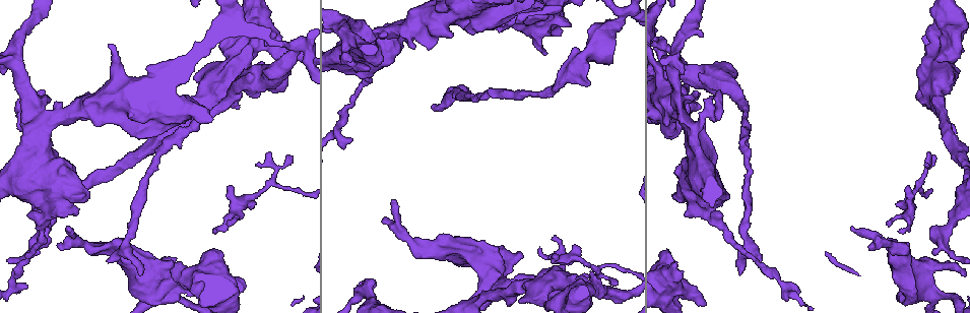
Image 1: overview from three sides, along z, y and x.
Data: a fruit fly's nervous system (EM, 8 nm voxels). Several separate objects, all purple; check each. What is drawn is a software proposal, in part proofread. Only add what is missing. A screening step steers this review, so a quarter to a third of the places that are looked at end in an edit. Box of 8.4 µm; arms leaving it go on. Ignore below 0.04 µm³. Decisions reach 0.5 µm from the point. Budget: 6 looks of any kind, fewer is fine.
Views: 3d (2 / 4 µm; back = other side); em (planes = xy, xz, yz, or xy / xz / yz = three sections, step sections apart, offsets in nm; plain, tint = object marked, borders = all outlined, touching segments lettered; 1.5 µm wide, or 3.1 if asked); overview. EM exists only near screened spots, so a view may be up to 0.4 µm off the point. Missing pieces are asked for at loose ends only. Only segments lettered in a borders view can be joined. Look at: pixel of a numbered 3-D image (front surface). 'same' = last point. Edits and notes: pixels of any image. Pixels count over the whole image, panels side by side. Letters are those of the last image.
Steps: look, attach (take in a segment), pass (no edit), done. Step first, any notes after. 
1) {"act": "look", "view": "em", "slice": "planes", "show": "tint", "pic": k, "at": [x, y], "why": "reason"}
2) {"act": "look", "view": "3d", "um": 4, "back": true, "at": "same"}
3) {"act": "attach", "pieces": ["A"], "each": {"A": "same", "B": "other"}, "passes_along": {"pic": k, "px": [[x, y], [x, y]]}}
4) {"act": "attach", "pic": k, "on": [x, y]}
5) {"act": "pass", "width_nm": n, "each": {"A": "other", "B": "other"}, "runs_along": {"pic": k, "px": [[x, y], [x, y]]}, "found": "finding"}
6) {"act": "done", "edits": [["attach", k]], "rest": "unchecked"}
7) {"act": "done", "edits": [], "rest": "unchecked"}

{"act": "look", "view": "em", "slice": "planes", "show": "borders", "pic": 1, "at": [170, 269], "why": "free end"}

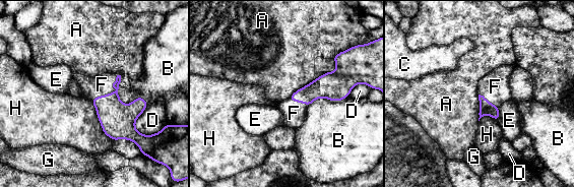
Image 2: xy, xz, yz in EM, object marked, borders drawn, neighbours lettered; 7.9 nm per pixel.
{"act": "attach", "pieces": ["F"], "each": {"A": "other", "B": "other", "C": "other", "D": "other", "E": "other", "F": "same", "G": "other", "H": "other"}, "passes_along": {"pic": 2, "px": [[117, 120], [111, 94], [102, 84]]}, "found": "the neuron continues"}

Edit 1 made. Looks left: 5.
{"act": "look", "view": "3d", "um": 4, "pic": 1, "at": [728, 198], "why": "an open end"}

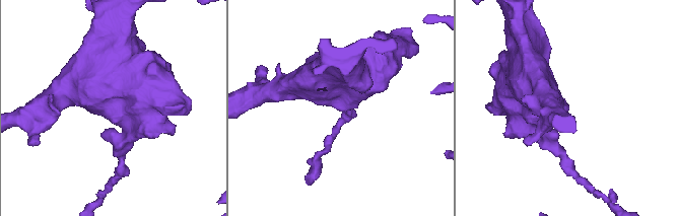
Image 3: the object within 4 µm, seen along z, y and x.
{"act": "look", "view": "em", "slice": "planes", "show": "borders", "pic": 3, "at": [336, 109]}

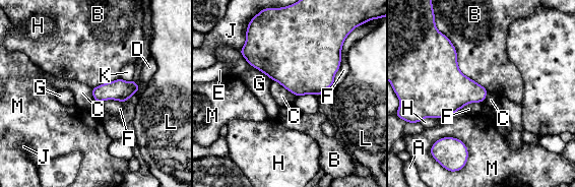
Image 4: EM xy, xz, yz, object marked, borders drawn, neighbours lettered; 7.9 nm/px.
{"act": "pass", "each": {"A": "other", "B": "other", "C": "other", "D": "other", "E": "other", "F": "other", "G": "other", "H": "other", "J": "other", "K": "other", "L": "other", "M": "other"}, "border": {"pic": 4, "px": [[273, 80], [276, 80], [296, 96]]}, "found": "none of them fits"}

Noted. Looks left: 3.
{"act": "look", "view": "3d", "um": 4, "pic": 1, "at": [901, 299], "why": "free end"}

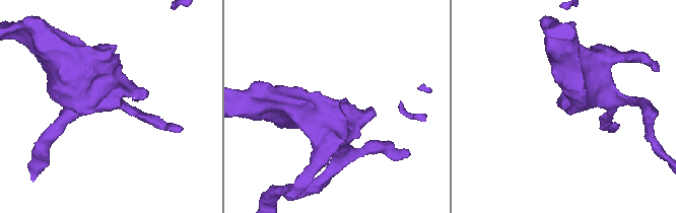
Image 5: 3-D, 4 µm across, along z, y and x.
{"act": "look", "view": "em", "slice": "planes", "show": "borders", "pic": 5, "at": [564, 106], "why": "shape alone is not enough"}

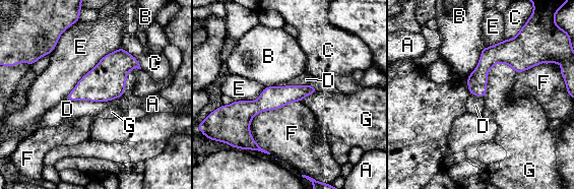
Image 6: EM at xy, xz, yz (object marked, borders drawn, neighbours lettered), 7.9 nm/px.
{"act": "pass", "each": {"A": "other", "B": "other", "C": "other", "D": "other", "E": "other", "F": "other", "G": "other"}, "found": "none of them fits"}

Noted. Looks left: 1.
{"act": "done", "edits": [["attach", 2]], "rest": "unchecked"}

